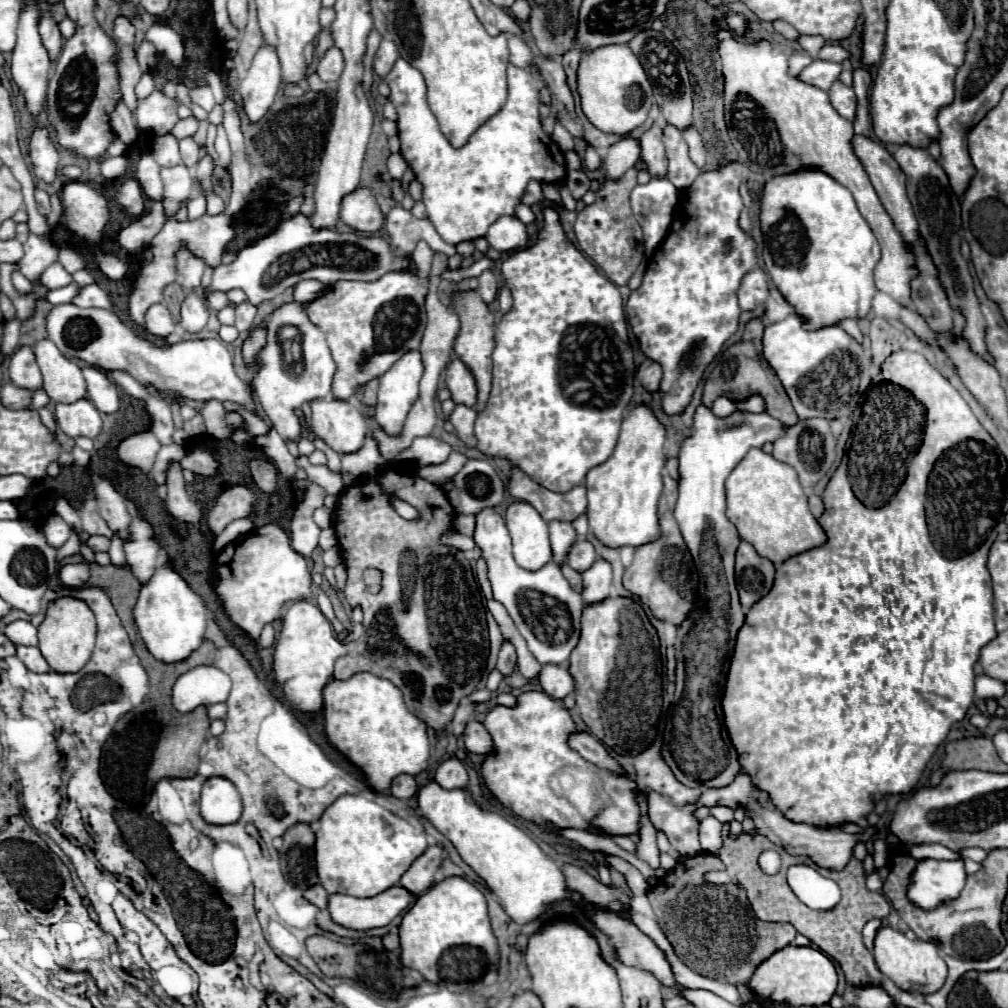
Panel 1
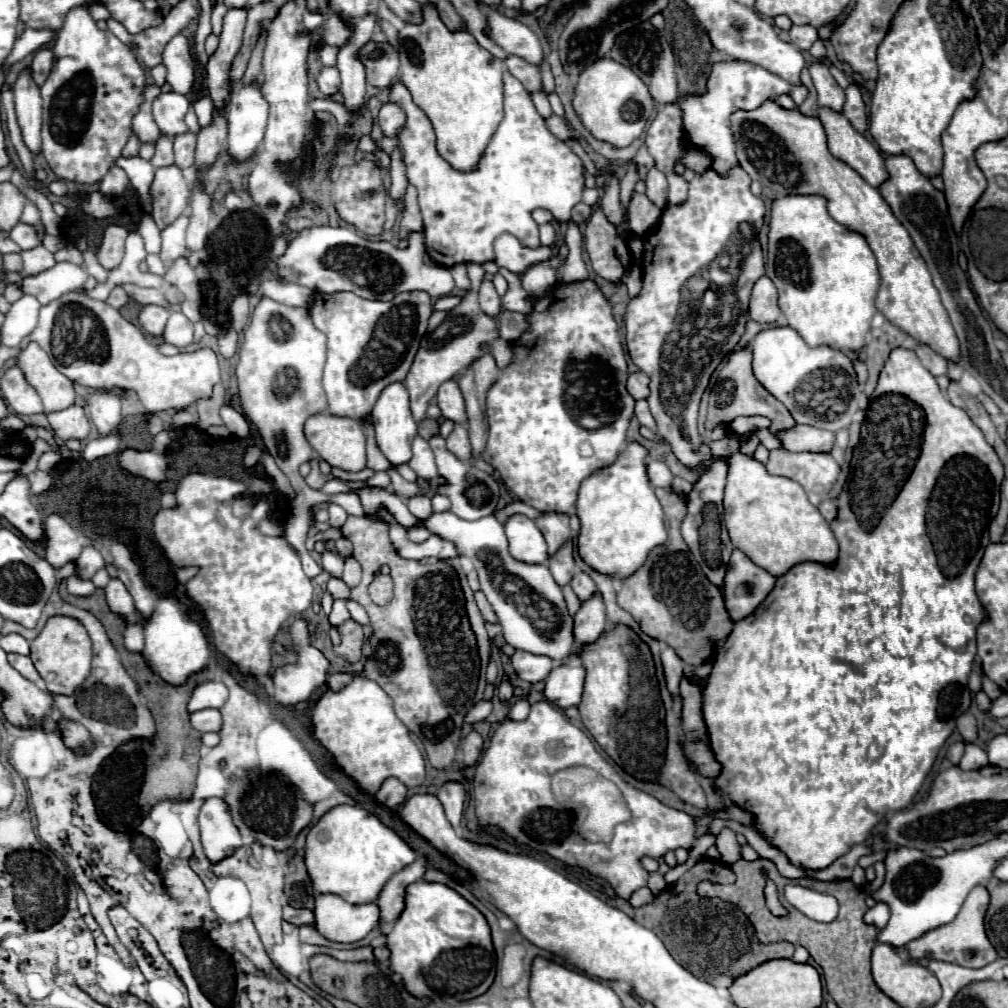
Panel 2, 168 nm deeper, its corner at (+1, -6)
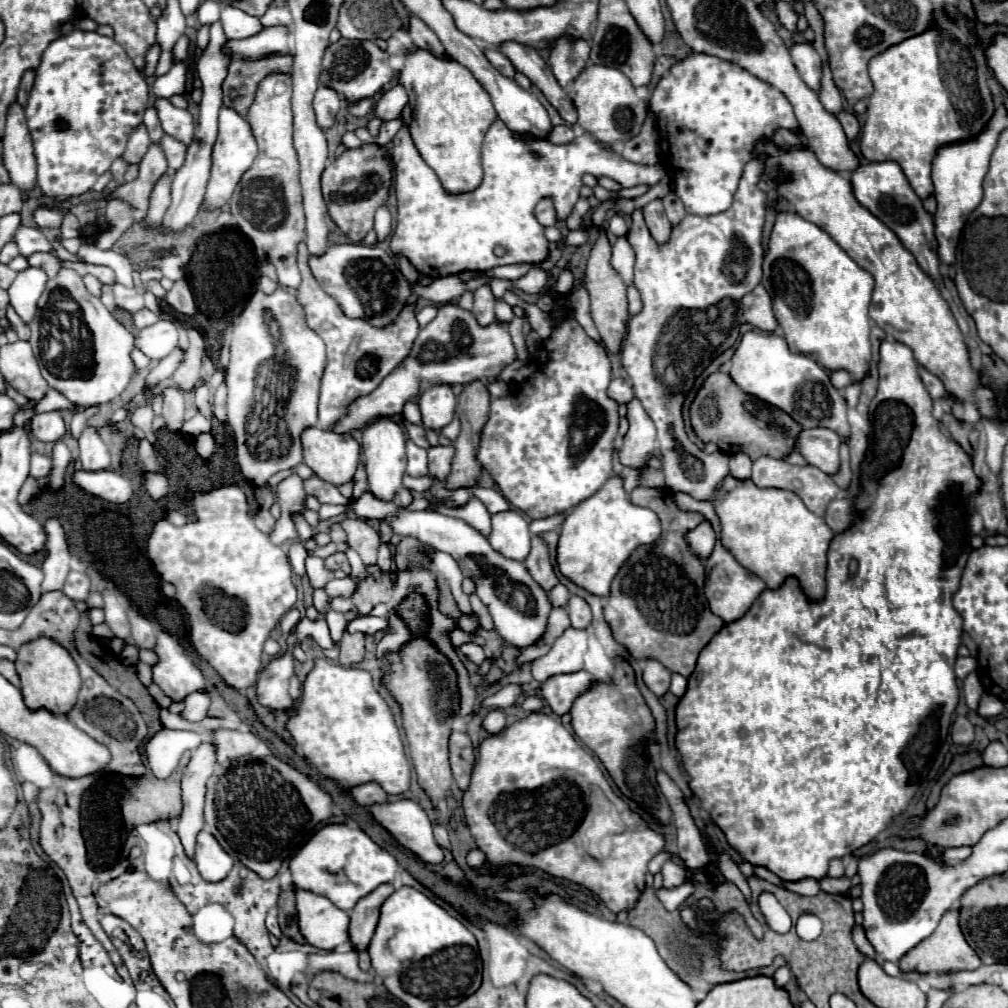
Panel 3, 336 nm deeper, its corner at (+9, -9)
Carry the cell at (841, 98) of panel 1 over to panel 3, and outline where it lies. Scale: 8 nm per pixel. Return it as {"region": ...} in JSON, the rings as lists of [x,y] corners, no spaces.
{"region":[[[795,43],[789,49],[793,65],[797,67],[801,79],[805,85],[813,91],[819,91],[819,81],[821,81],[821,59],[811,43]]]}

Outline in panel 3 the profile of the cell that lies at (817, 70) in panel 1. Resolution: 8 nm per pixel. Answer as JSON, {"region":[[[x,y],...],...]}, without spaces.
{"region":[[[691,53],[675,63],[657,83],[649,105],[657,117],[661,137],[659,161],[675,185],[675,195],[683,201],[687,213],[693,215],[715,215],[731,207],[743,167],[753,157],[753,151],[761,139],[771,141],[777,129],[789,129],[799,135],[799,123],[793,107],[781,91],[757,79],[739,65],[707,53]]]}

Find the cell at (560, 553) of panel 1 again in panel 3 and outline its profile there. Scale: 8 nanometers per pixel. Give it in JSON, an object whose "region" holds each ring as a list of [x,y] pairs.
{"region":[[[557,585],[557,587],[549,593],[549,599],[551,599],[553,607],[567,607],[567,601],[569,601],[569,591],[567,591],[567,587]]]}

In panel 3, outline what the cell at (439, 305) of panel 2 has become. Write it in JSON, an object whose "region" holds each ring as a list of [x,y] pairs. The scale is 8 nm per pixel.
{"region":[[[426,306],[423,309],[421,309],[416,314],[416,318],[420,328],[425,327],[429,322],[431,322],[436,317],[437,312],[438,308],[435,306]]]}

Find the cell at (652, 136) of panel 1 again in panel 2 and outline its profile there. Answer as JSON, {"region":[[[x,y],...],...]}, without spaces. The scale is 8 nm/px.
{"region":[[[653,166],[649,170],[649,176],[645,178],[645,182],[647,182],[647,192],[645,194],[657,206],[667,206],[667,178],[665,178],[665,174],[657,166]]]}

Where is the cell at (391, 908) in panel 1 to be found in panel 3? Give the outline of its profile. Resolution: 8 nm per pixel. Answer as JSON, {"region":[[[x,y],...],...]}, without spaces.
{"region":[[[295,889],[295,901],[299,931],[309,945],[331,951],[349,941],[349,915],[337,909],[327,897]]]}

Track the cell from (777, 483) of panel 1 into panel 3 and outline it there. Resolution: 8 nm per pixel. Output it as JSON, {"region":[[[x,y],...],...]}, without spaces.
{"region":[[[727,475],[717,491],[713,507],[721,519],[723,547],[731,551],[745,569],[765,579],[769,589],[777,589],[787,577],[795,577],[809,601],[823,599],[827,549],[833,531],[825,519],[811,513],[795,493],[759,489],[751,479],[737,481]]]}

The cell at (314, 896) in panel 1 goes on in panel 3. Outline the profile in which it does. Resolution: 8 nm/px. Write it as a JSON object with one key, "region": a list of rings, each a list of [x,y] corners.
{"region":[[[273,907],[273,909],[269,911],[269,915],[267,915],[267,919],[265,919],[265,927],[267,927],[267,931],[269,931],[271,935],[281,937],[281,929],[279,929],[279,925],[277,925],[277,907]]]}

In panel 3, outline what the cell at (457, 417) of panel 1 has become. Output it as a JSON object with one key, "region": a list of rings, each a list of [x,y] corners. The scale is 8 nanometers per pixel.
{"region":[[[443,445],[431,447],[429,449],[429,475],[433,479],[445,481],[447,475],[449,475],[449,471],[451,471],[453,455],[455,455],[455,449],[451,445],[449,447],[443,447]]]}

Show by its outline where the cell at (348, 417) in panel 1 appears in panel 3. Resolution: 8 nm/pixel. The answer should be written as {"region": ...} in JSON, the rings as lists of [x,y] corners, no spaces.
{"region":[[[309,427],[301,435],[303,441],[303,453],[305,453],[305,465],[313,469],[313,473],[337,487],[349,483],[353,479],[353,473],[357,469],[359,461],[359,443],[351,435],[337,435],[333,431],[321,431],[317,427]]]}

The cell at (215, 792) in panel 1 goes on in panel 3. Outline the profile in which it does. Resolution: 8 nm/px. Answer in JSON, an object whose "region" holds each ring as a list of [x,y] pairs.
{"region":[[[201,831],[197,837],[195,865],[205,881],[217,883],[225,879],[225,875],[231,871],[233,859],[221,849],[221,845],[215,841],[213,835],[209,835],[207,831]]]}

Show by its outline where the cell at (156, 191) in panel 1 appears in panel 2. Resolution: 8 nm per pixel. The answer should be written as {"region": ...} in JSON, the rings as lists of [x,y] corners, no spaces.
{"region":[[[121,156],[115,164],[127,172],[129,180],[133,182],[135,190],[139,192],[139,202],[143,204],[145,212],[149,212],[149,208],[153,204],[153,196],[149,196],[149,184],[153,182],[153,172],[155,172],[151,162],[143,160],[141,156],[129,156],[129,158]]]}

